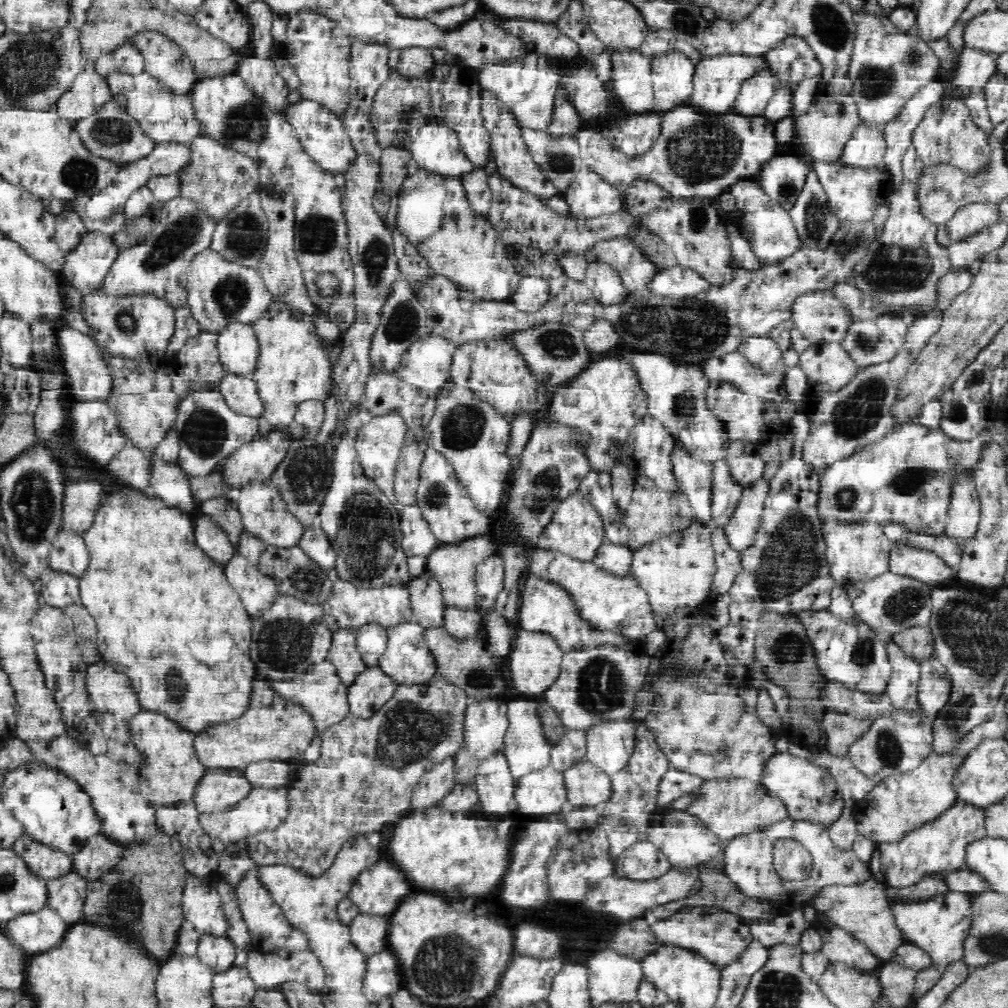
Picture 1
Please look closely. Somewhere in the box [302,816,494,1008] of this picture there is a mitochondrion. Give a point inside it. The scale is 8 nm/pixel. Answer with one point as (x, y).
(448, 963)

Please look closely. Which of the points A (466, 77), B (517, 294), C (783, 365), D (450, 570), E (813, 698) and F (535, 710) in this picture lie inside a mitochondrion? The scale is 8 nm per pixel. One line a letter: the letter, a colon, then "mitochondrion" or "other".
A: other
B: other
C: other
D: other
E: other
F: other

